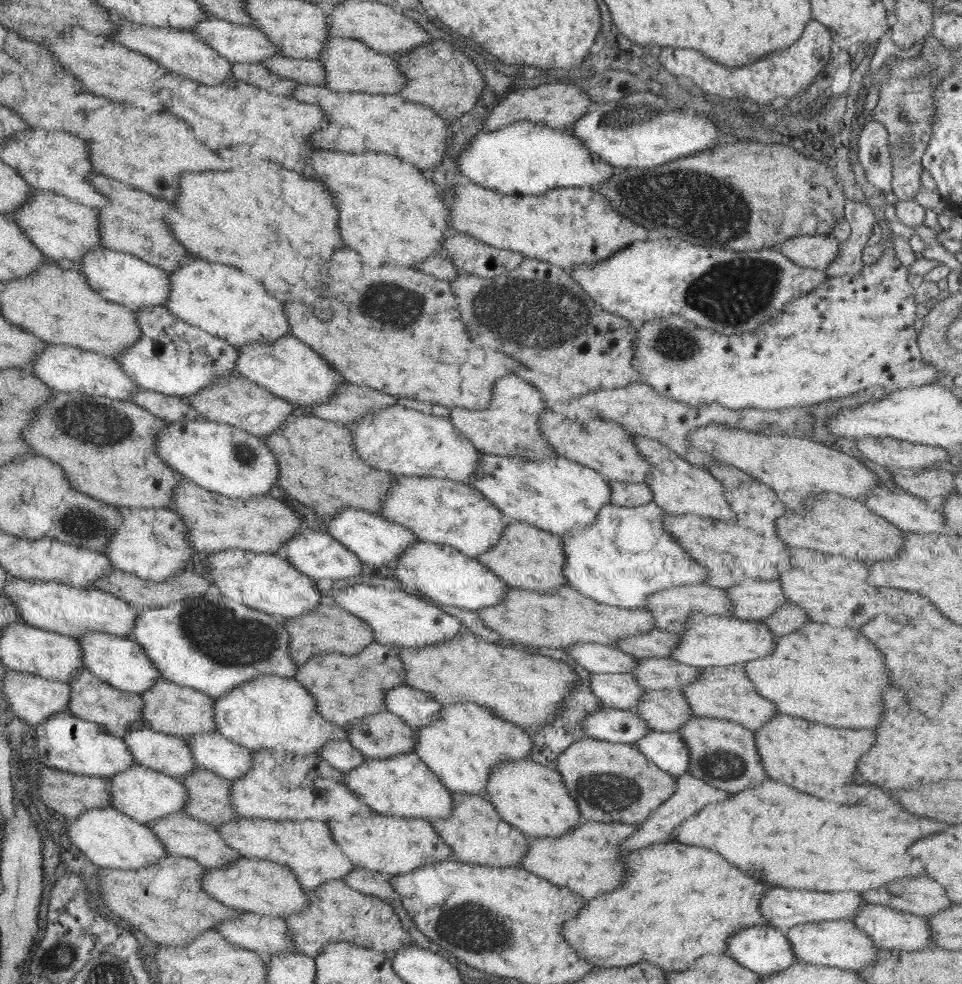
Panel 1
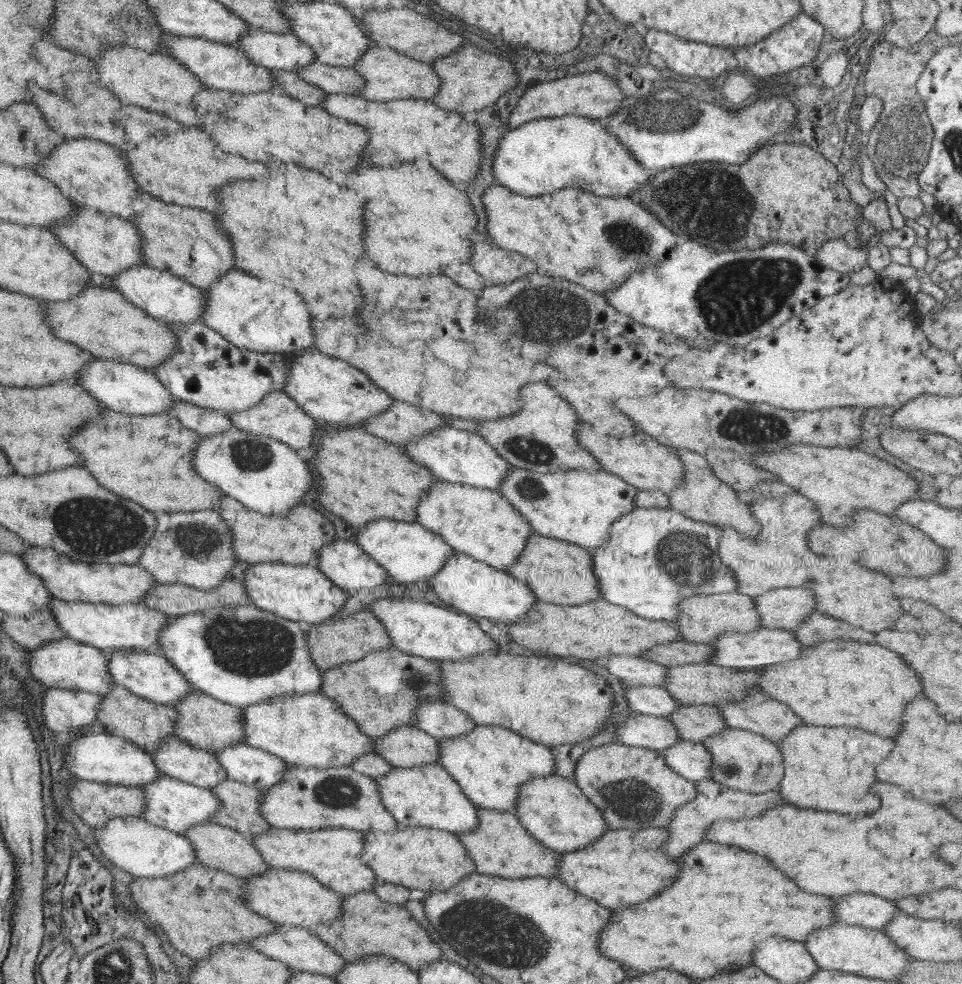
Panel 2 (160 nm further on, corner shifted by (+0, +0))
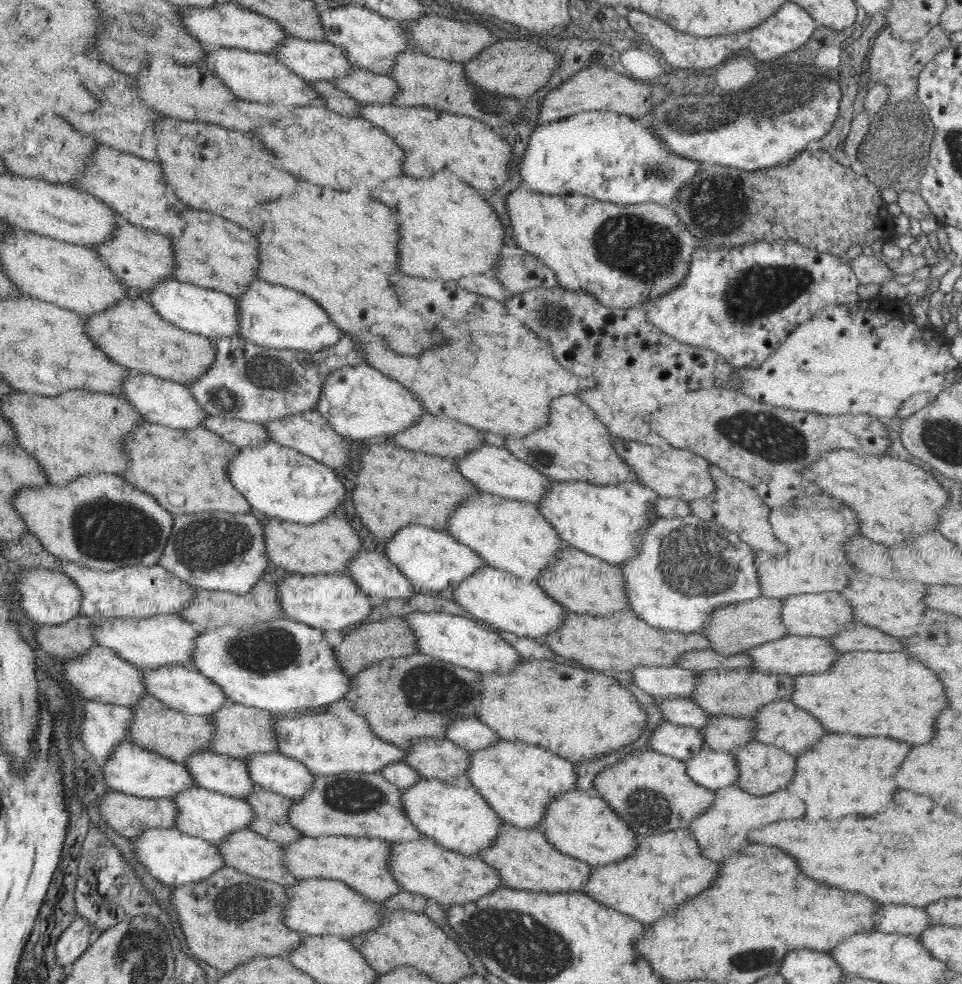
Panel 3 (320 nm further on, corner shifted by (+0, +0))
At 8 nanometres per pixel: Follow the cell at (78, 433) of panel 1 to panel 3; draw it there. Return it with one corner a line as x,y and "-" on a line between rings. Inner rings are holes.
143,421
125,438
131,464
122,475
133,487
151,494
173,516
220,511
230,514
254,512
251,503
232,484
227,468
239,453
236,443
200,426
184,430

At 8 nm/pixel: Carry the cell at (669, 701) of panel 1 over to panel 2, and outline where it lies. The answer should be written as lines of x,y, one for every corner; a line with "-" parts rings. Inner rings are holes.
699,703
678,704
676,711
668,719
674,723
682,739
698,743
729,727
718,708

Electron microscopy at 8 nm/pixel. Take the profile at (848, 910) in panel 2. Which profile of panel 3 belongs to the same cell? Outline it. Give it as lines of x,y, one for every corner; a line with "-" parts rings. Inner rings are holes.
886,904
875,914
875,928
883,933
920,936
932,925
923,907
906,904

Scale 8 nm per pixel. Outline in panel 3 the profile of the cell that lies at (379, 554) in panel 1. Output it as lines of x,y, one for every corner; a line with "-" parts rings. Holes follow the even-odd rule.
408,525
400,529
394,538
386,541
384,550
386,550
386,552
384,551
386,556
395,563
395,566
408,578
412,586
419,591
424,588
428,588
428,590
448,590
450,588
452,590
452,588
462,585
466,579
471,578
476,571
487,566
487,562
480,558
476,551
455,539
450,533
420,525

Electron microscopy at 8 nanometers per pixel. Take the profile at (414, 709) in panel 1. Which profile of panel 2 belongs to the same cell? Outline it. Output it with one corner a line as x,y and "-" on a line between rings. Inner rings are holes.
426,702
415,711
416,726
437,739
468,734
477,725
470,715
443,702

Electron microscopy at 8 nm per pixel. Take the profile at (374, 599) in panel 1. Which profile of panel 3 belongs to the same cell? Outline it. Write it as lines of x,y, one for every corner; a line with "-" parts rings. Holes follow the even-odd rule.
442,609
430,610
424,613
410,613
404,611
400,614
411,626
416,636
416,650
419,654
430,655
444,662
455,663
477,673
504,674
514,670
522,658
508,642
493,629
475,619
464,616
452,616
444,613

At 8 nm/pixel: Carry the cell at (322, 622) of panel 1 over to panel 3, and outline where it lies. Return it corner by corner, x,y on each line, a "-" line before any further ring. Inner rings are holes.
391,616
382,621
366,621
357,625
356,630
348,632
342,644
334,649
339,665
350,677
366,670
375,662
419,654
416,650
416,636
410,627
403,616

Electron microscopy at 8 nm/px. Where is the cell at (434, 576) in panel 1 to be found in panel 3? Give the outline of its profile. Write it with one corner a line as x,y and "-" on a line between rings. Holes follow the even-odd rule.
490,566
476,571
462,585
454,587
452,596
475,620
497,632
504,631
518,637
541,641
558,631
565,622
562,606
548,597
538,584

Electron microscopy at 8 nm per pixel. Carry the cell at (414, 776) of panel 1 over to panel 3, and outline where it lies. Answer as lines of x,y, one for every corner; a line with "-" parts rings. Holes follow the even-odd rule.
466,775
450,780
421,777
420,782
403,790
403,809
408,818
426,838
440,847
462,855
478,856
480,851
496,842
504,820
494,812

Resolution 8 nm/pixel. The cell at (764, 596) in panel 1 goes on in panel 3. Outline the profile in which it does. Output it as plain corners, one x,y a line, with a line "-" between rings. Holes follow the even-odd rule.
837,591
820,592
820,593
799,593
792,594
786,599
782,599
781,617
783,623
786,625
786,634
800,637
834,637
840,631
844,630
845,626
849,626
854,620
854,610
844,598

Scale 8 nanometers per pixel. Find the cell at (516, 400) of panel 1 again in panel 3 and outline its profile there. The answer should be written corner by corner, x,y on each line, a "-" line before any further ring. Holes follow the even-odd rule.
565,394
551,400
548,424
522,438
507,436
504,447
522,462
554,481
588,482
614,486
621,481
638,482
635,470
615,451
615,437
578,394

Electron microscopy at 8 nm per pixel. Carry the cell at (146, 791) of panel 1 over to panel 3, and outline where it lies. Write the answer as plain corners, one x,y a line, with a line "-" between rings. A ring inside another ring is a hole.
195,785
194,788
183,790
172,800
179,810
177,824
174,828
183,831
184,834
192,835
196,838
203,838
208,842
223,842
236,830
248,828
249,824
255,820
257,814
244,799
230,797
213,790
206,790

